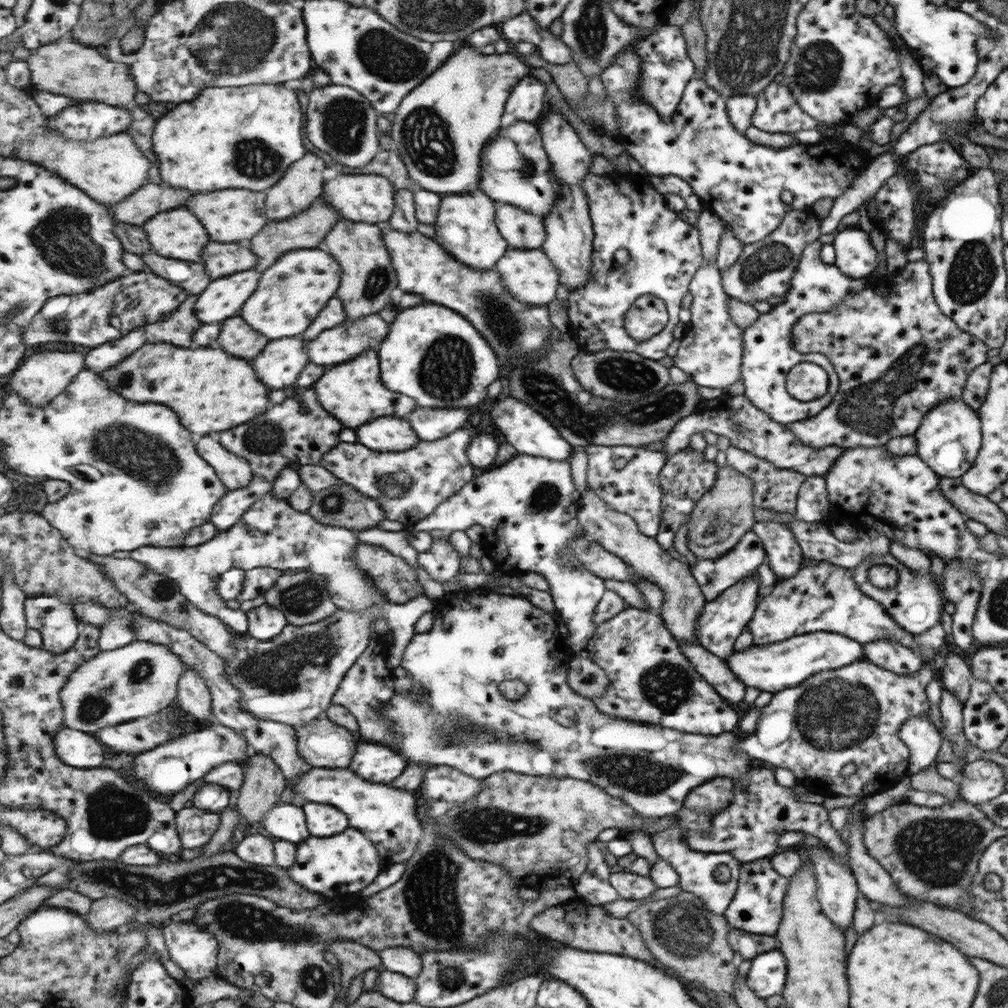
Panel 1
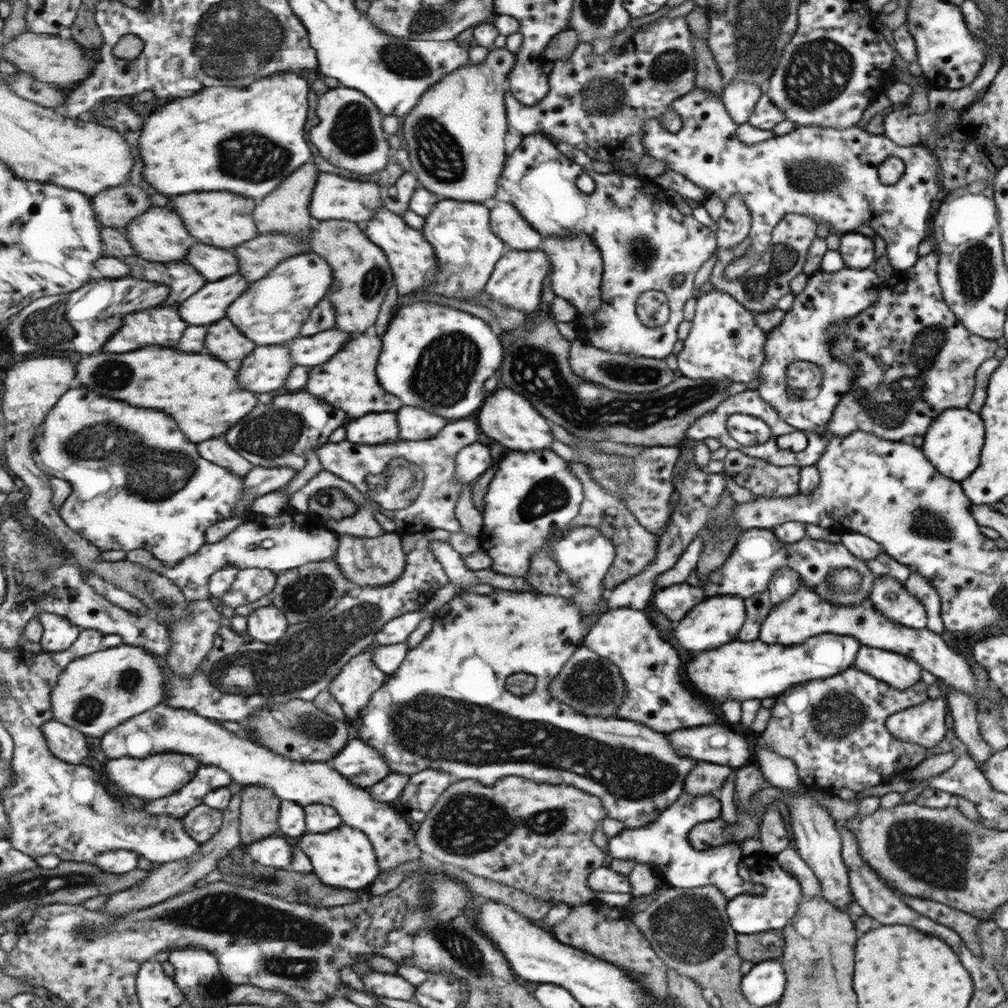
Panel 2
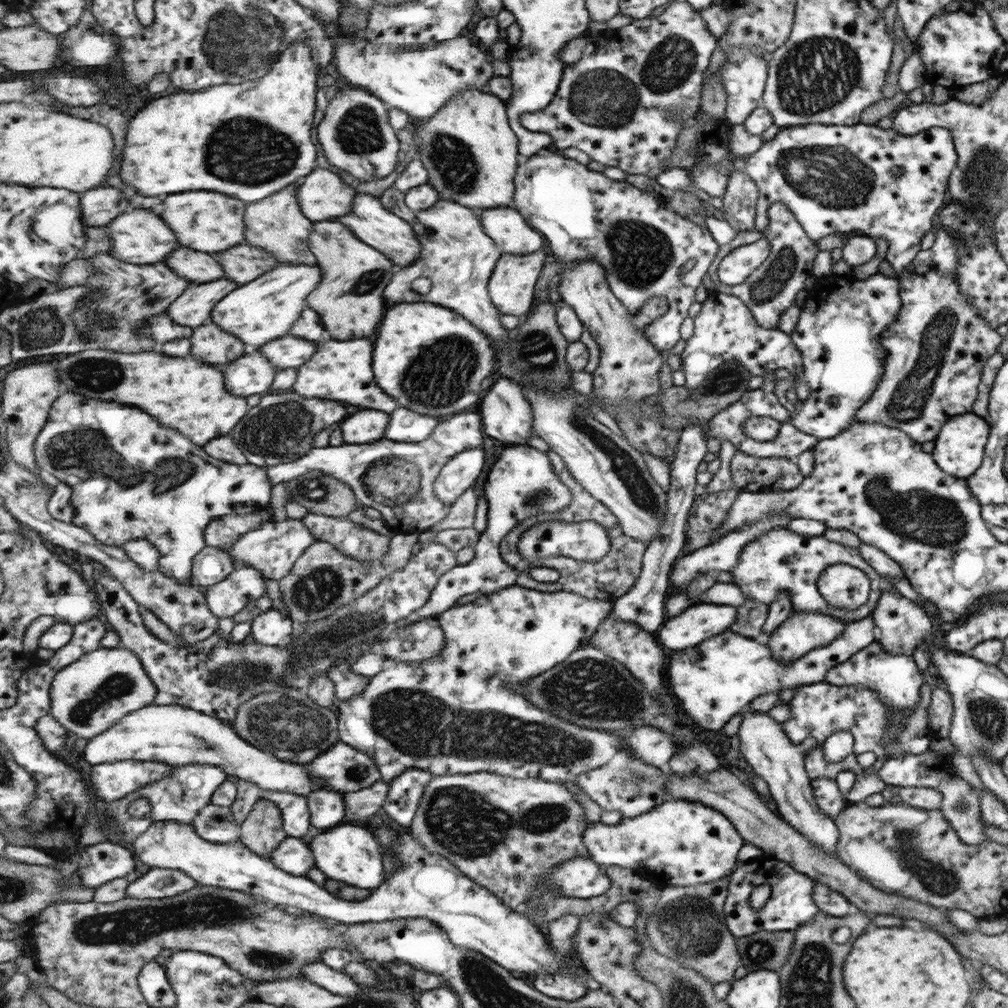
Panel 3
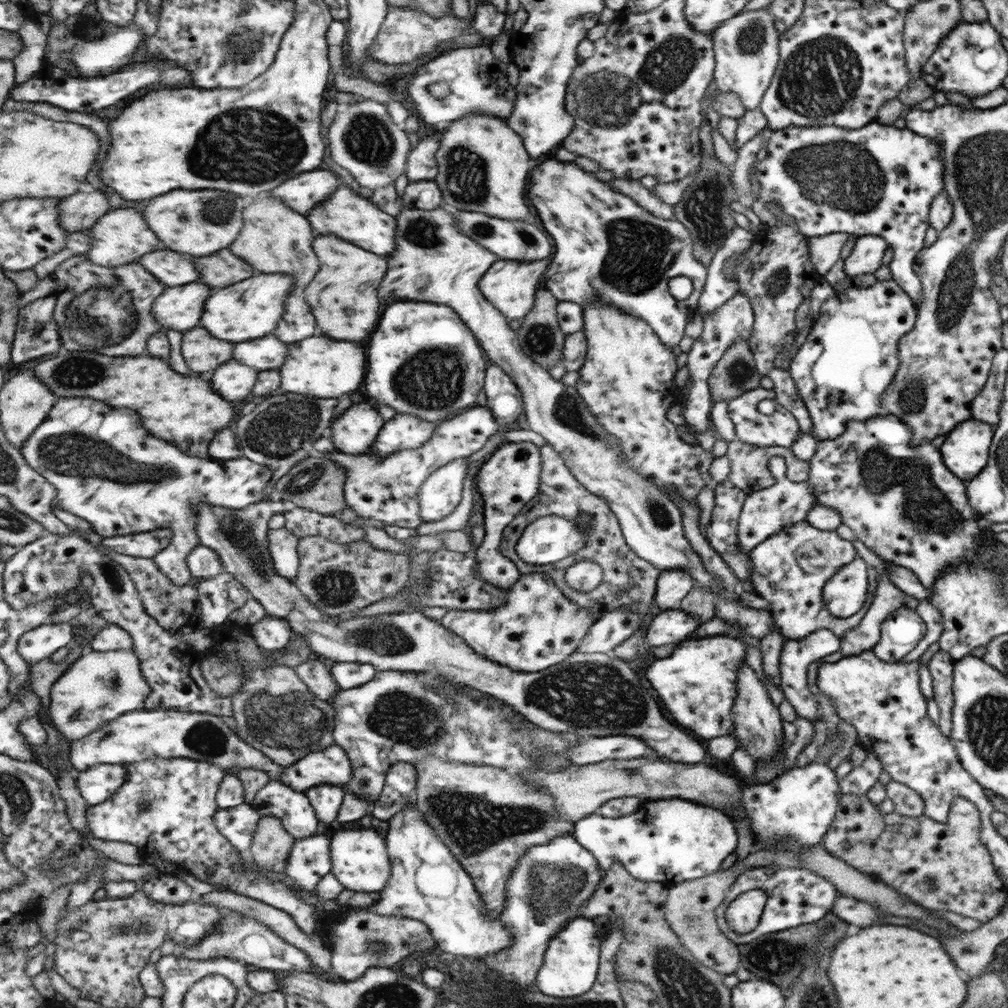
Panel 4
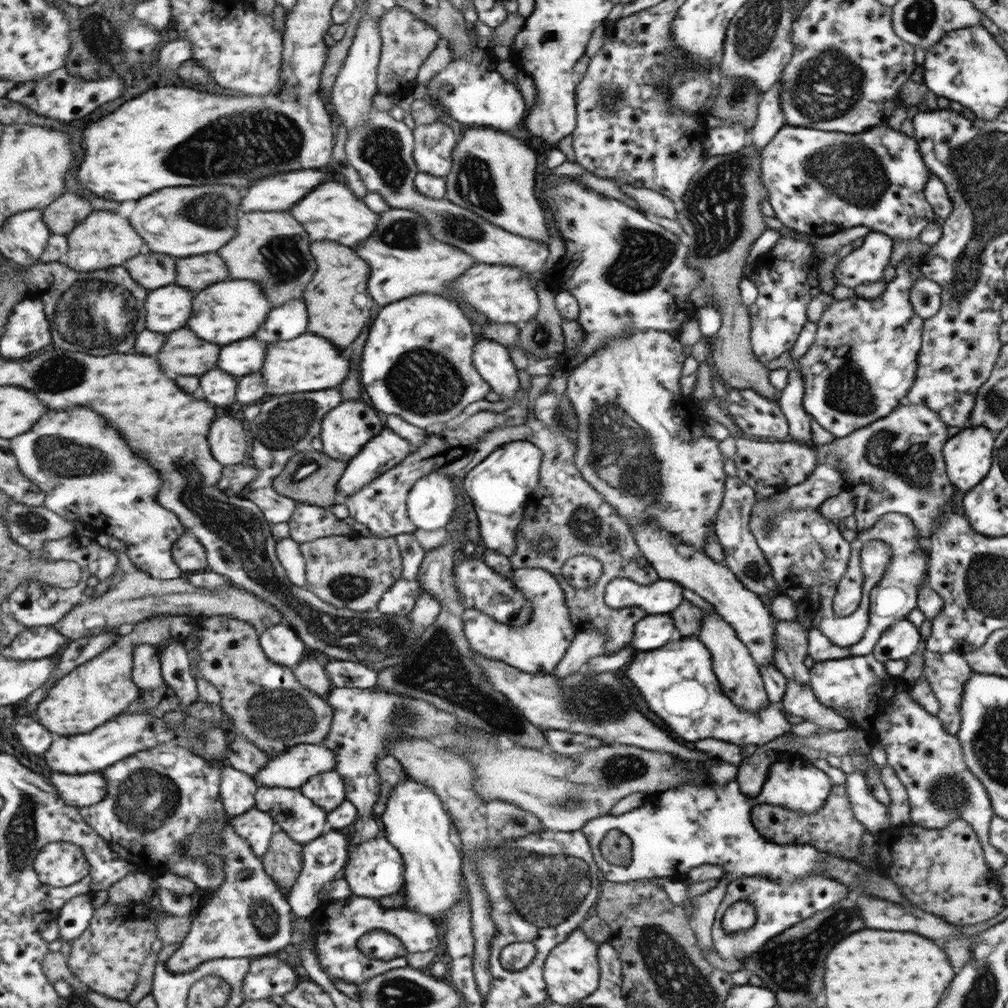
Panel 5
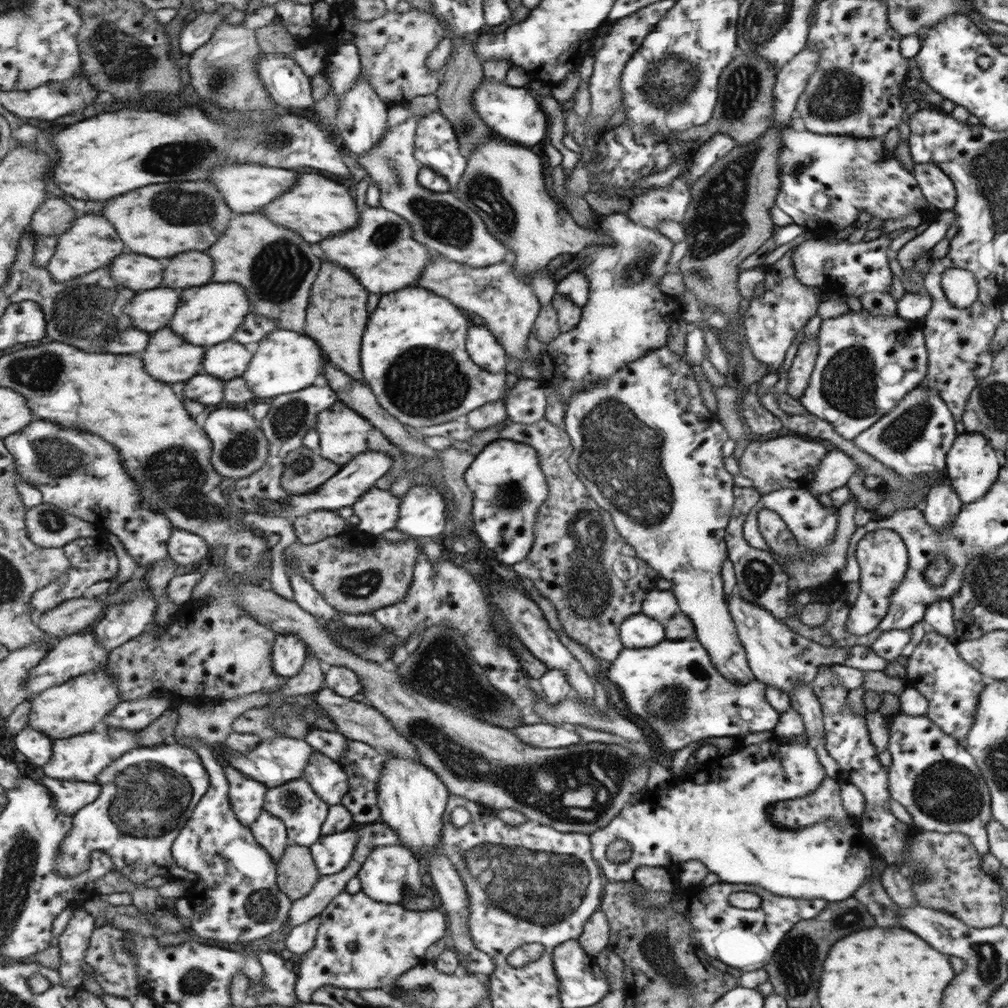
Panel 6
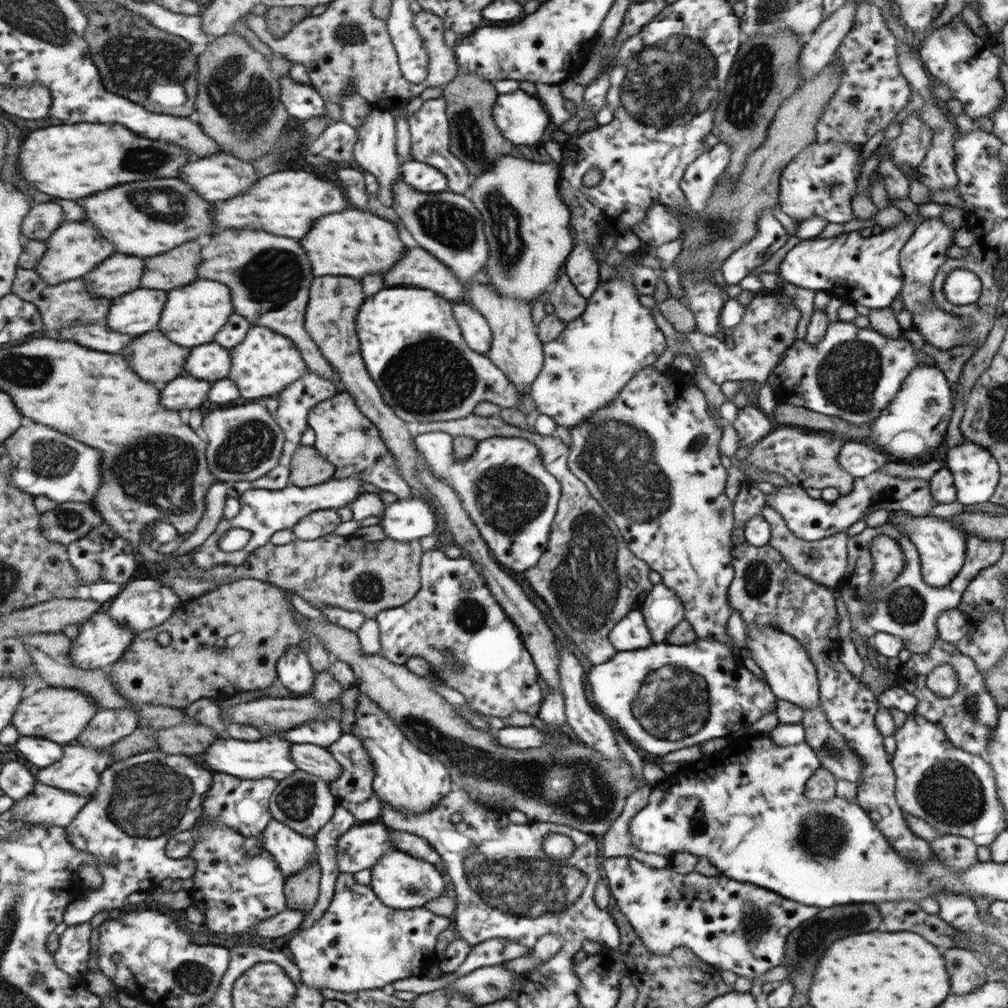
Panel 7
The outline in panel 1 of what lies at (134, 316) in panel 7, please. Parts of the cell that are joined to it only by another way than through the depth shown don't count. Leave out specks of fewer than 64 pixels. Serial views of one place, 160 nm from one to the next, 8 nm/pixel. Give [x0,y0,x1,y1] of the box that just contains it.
[199,269,262,324]

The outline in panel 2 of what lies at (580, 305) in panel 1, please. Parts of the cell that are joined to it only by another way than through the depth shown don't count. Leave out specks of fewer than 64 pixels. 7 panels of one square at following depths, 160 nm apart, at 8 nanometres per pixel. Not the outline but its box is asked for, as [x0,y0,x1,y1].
[498,133,718,358]

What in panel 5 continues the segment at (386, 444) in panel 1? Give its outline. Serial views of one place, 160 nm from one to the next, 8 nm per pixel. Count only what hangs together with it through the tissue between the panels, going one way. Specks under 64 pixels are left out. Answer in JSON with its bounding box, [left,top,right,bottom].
[320,400,383,463]

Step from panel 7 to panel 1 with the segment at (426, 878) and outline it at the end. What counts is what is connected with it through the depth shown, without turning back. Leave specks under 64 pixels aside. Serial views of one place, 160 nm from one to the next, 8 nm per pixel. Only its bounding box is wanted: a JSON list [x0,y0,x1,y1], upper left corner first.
[288,828,382,899]

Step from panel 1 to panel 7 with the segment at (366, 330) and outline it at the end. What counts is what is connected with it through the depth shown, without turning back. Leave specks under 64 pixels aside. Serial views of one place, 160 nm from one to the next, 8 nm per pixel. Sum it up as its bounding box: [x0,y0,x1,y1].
[187,342,233,382]

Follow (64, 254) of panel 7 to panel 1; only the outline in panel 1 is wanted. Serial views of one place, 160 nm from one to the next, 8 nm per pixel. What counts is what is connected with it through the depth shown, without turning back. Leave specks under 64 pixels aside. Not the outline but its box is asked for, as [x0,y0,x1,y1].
[145,207,211,262]

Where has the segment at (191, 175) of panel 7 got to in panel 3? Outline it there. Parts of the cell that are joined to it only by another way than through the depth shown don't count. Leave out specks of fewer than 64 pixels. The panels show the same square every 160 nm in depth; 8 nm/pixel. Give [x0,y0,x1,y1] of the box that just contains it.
[299,168,356,222]

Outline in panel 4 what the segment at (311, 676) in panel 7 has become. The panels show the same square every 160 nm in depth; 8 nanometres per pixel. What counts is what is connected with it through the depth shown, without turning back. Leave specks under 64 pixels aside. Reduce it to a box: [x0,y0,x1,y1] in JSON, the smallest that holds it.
[251,614,294,652]

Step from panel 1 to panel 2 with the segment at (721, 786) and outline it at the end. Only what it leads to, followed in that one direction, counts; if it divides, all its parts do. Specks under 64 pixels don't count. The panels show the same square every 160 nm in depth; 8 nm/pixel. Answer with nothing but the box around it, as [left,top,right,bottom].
[683,761,731,796]

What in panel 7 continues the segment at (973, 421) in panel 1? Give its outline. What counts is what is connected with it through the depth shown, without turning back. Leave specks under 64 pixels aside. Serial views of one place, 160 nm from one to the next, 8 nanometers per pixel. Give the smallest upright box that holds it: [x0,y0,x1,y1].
[943,440,1000,505]

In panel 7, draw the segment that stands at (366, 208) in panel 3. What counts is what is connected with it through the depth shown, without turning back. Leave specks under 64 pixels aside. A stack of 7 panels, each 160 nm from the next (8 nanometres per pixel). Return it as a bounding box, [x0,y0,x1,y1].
[217,171,347,241]

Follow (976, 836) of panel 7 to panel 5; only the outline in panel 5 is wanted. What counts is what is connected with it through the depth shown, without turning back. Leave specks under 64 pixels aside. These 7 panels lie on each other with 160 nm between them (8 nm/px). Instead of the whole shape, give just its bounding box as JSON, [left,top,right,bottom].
[808,653,1007,873]

